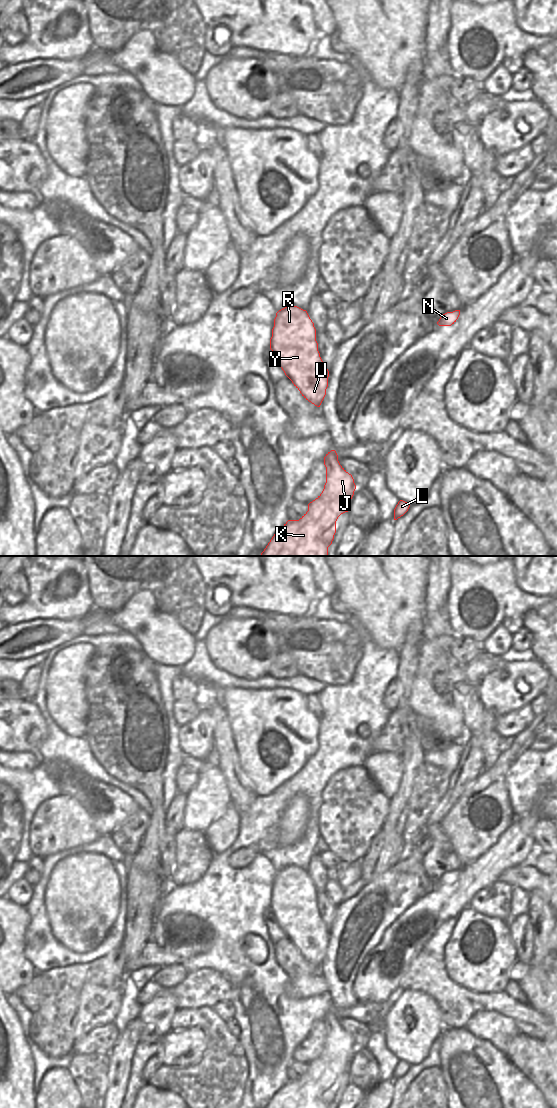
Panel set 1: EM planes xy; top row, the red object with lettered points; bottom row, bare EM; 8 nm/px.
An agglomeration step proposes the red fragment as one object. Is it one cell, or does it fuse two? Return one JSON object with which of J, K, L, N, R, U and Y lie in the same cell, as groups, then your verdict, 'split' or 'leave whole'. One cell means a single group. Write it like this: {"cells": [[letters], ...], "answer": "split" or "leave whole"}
{"cells": [["J", "K", "L", "N", "R", "U", "Y"]], "answer": "leave whole"}

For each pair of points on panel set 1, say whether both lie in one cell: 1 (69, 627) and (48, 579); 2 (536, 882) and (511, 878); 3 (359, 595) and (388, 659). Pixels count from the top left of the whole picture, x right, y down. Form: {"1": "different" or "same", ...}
{"1": "different", "2": "same", "3": "different"}

